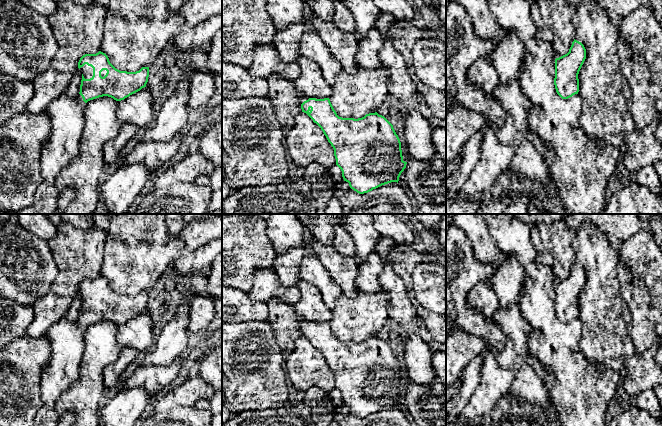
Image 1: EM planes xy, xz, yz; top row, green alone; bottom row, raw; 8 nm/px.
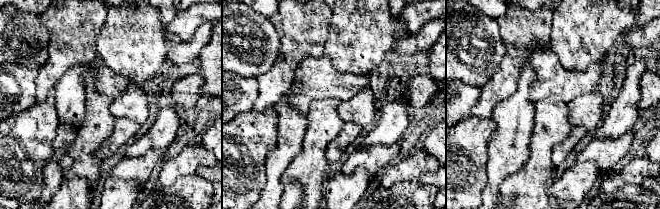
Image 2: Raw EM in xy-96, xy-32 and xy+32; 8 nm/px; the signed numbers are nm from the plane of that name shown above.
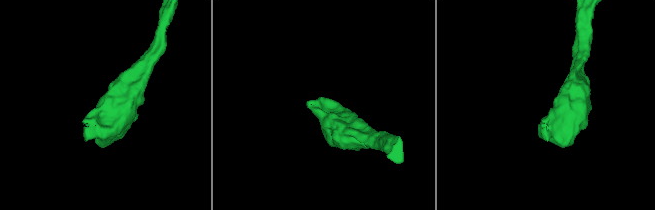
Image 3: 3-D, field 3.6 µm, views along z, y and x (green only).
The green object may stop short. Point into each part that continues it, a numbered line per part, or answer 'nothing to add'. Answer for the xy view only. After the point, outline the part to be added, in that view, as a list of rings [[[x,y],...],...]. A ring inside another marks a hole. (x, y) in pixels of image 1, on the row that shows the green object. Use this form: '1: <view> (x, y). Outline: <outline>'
1: xy (87, 71). Outline: [[[85,64],[79,70],[83,74],[83,76],[84,76],[85,79],[92,78],[92,76],[93,76],[93,68],[91,66],[88,66],[87,64]]]

